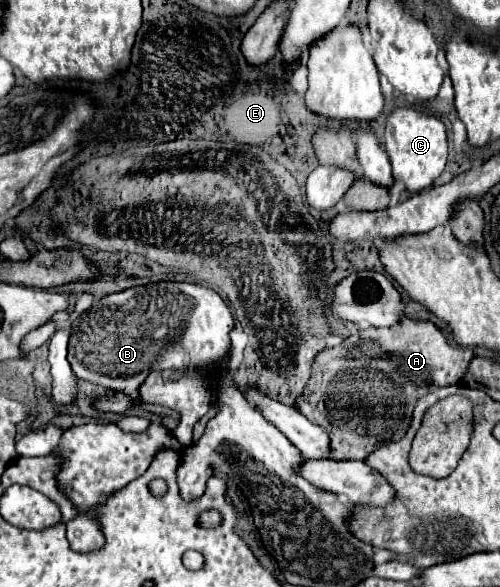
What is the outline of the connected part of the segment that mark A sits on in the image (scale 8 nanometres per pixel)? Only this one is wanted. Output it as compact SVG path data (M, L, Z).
M404 319L392 327L370 327L316 357L316 363L322 363L322 395L312 377L298 409L316 423L322 419L340 461L364 461L382 443L400 441L410 427L416 401L432 389L458 385L472 357L472 349L454 345L432 321Z

